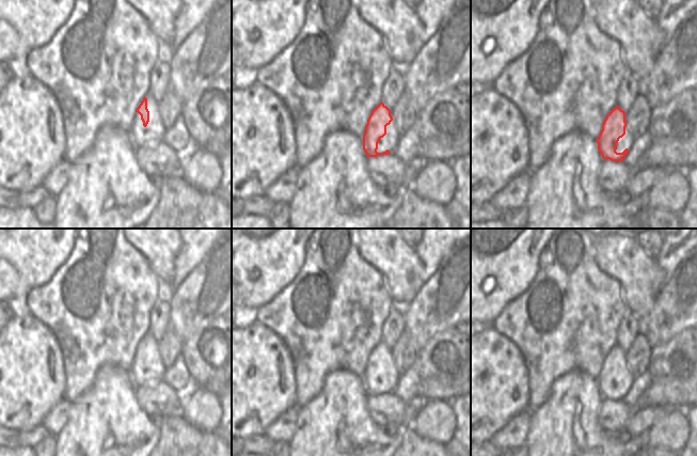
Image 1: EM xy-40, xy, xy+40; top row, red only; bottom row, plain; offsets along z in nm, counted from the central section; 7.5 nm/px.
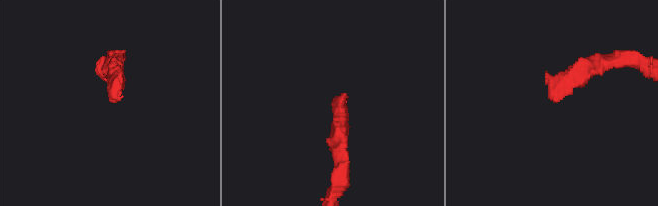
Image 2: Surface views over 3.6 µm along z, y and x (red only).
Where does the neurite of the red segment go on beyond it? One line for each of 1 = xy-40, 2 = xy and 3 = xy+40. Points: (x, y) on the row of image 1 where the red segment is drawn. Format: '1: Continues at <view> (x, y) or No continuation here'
1: No continuation here
2: No continuation here
3: No continuation here.

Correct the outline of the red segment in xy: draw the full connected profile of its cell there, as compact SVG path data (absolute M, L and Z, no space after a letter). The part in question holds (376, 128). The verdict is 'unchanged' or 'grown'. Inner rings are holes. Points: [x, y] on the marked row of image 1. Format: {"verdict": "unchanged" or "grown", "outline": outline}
{"verdict": "unchanged", "outline": "M382 101L374 108L367 120L363 135L363 150L367 157L377 157L391 153L389 150L378 153L377 150L380 139L386 135L386 126L392 121L391 110Z"}

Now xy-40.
{"verdict": "unchanged", "outline": "M144 97L136 112L141 115L141 120L143 122L143 126L146 127L149 122L149 111L147 109L147 98Z"}

